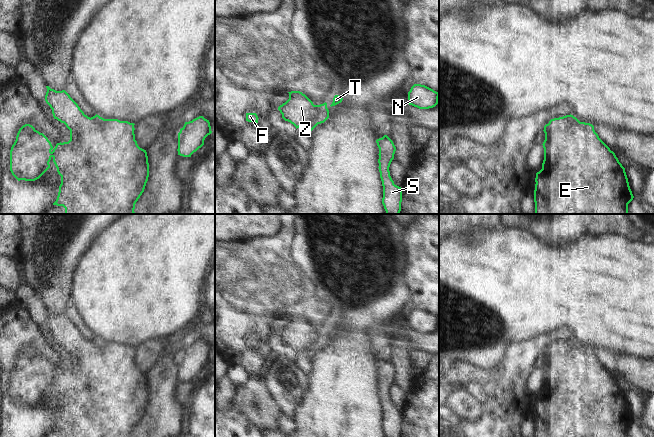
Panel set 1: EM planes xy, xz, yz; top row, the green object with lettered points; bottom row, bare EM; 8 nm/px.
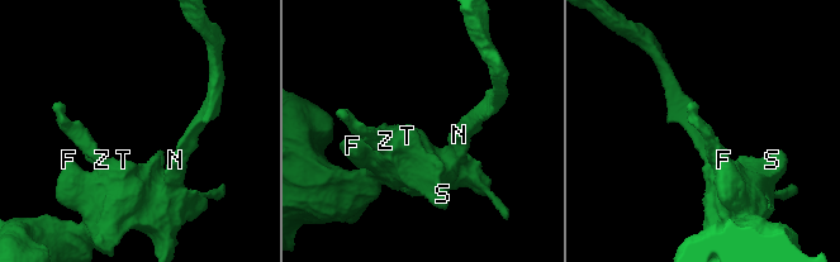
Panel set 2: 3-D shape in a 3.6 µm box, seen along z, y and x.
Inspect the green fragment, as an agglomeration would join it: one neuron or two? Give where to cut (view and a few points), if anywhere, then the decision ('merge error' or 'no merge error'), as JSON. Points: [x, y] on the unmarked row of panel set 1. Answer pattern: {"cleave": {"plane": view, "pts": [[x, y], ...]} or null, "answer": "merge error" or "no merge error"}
{"cleave": null, "answer": "no merge error"}

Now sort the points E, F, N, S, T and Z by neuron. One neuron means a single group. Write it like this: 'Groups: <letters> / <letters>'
Groups: E F N S T Z

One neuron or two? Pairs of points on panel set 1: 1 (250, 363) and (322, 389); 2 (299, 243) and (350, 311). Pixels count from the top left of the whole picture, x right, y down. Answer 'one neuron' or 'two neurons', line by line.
1: two neurons
2: one neuron

